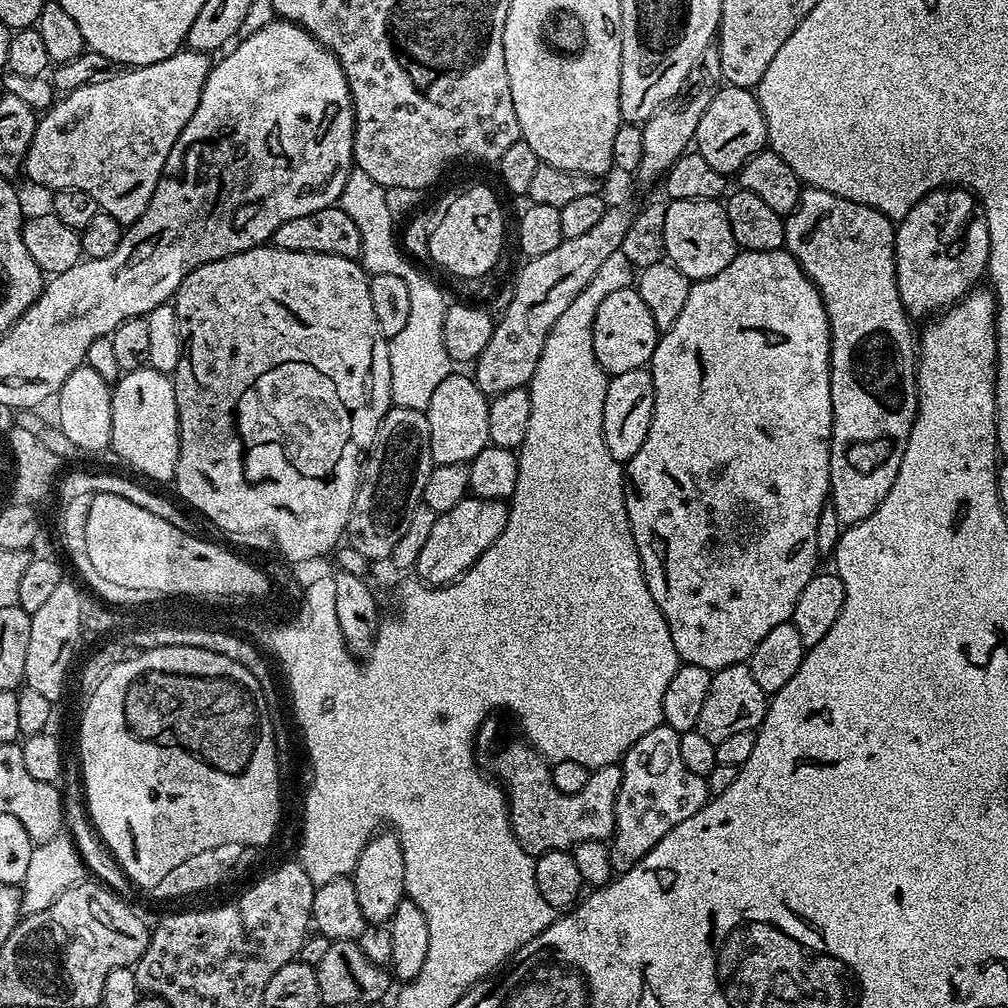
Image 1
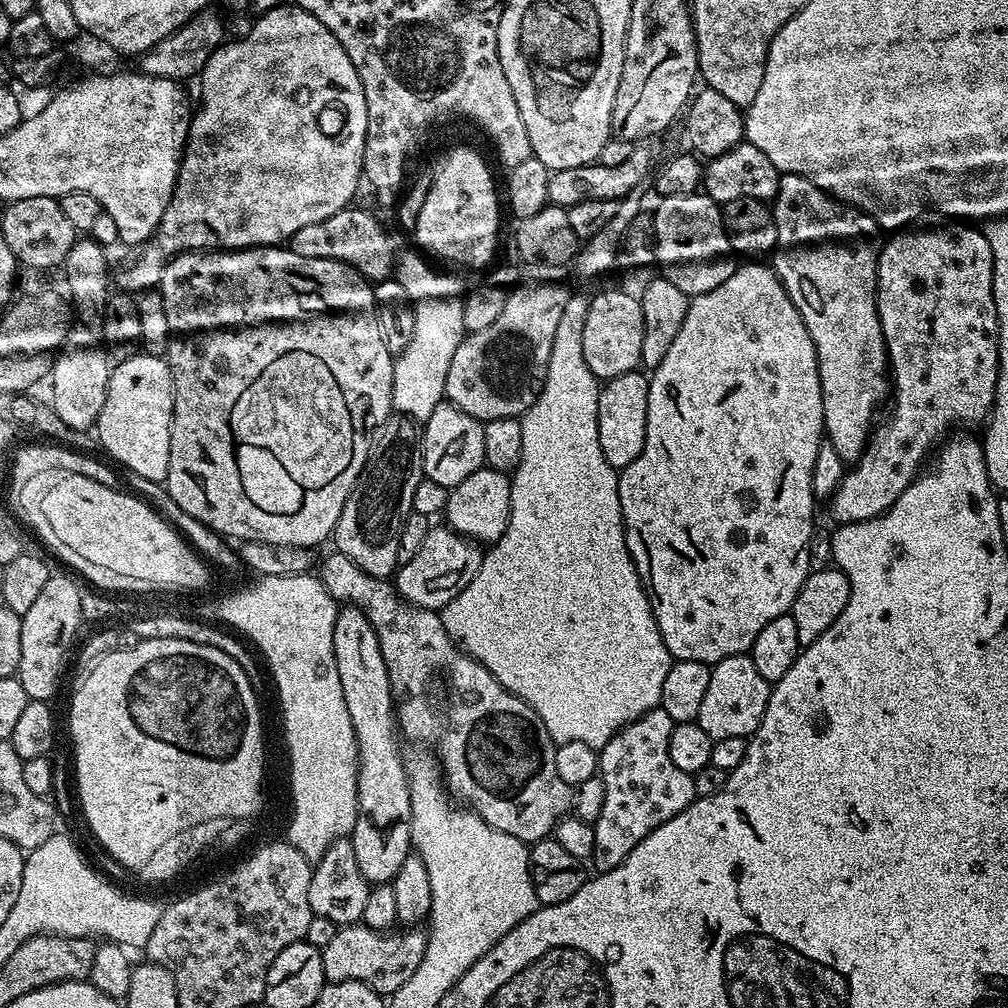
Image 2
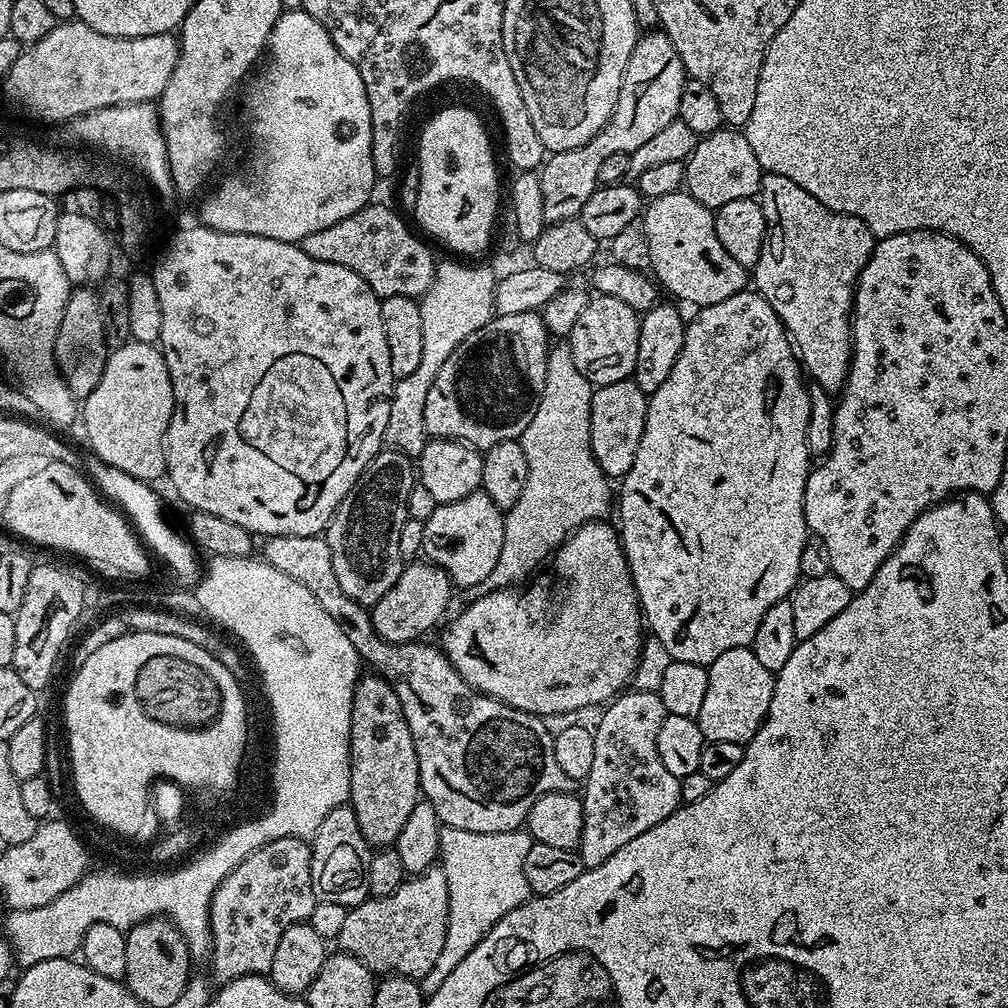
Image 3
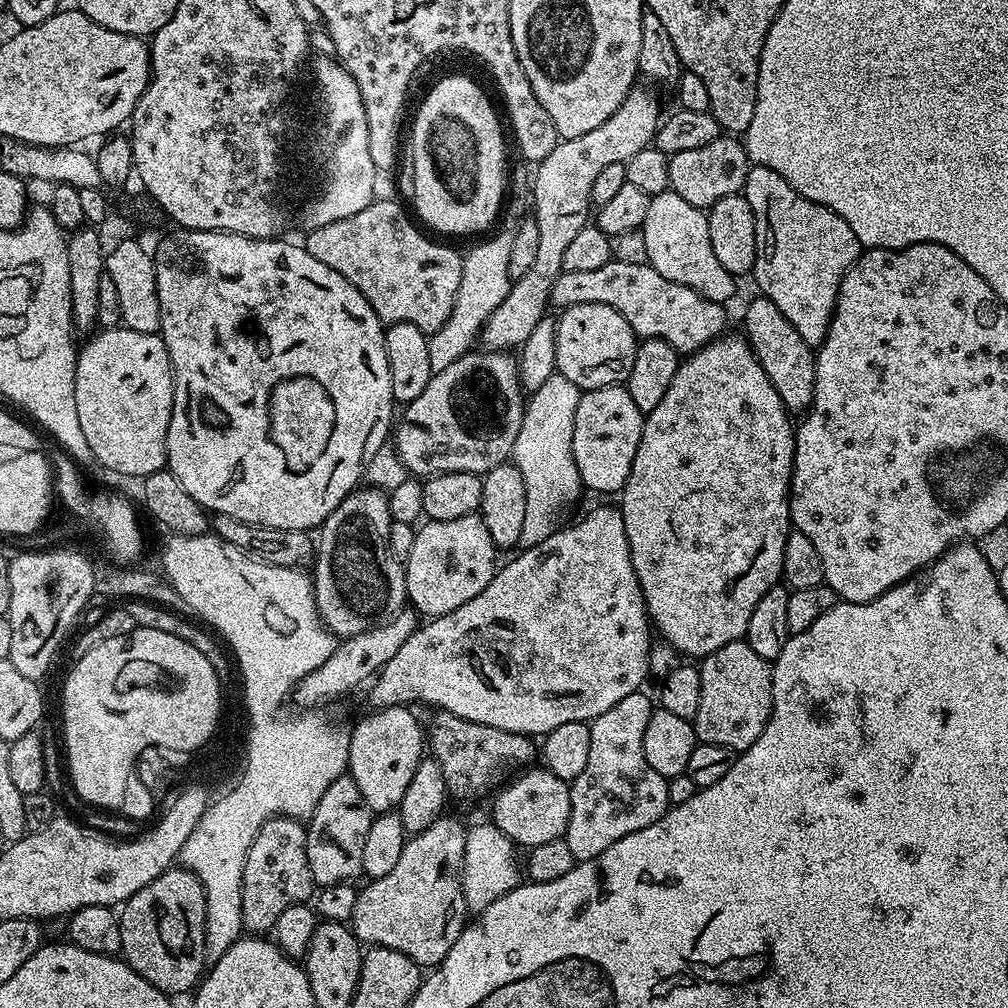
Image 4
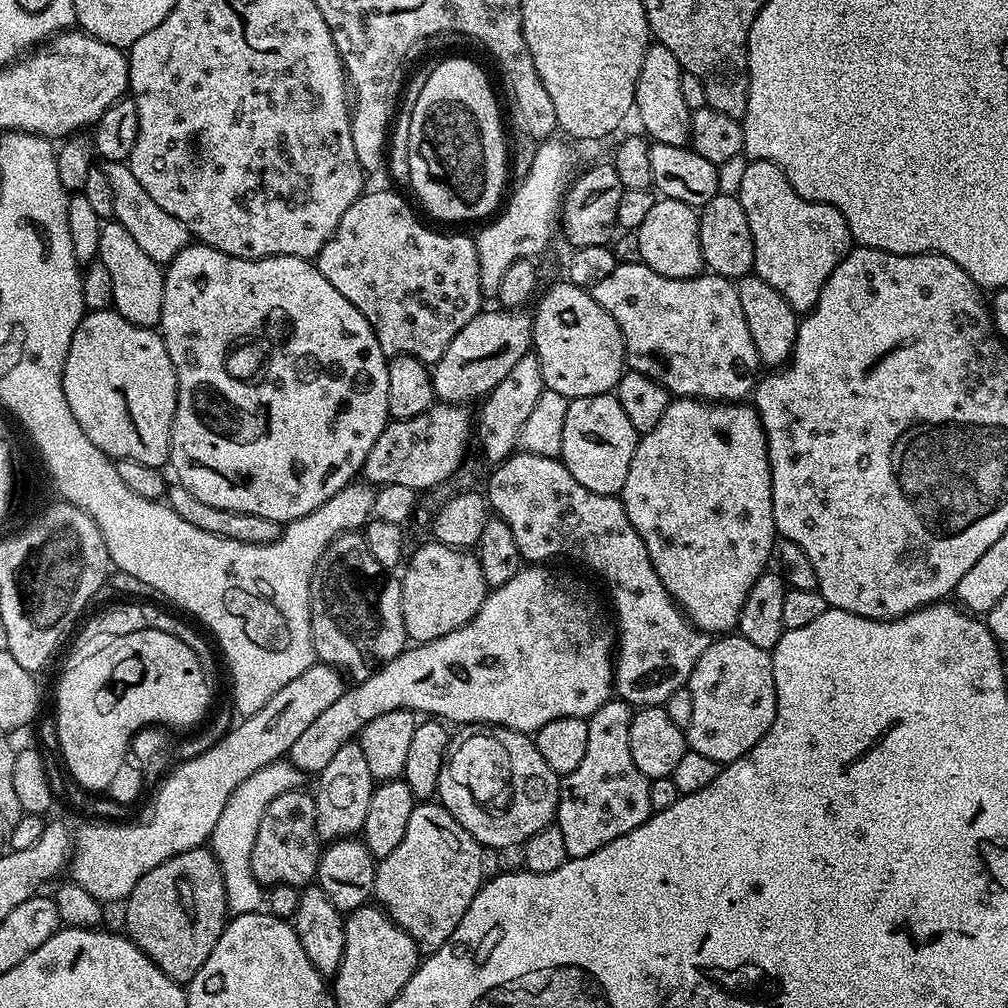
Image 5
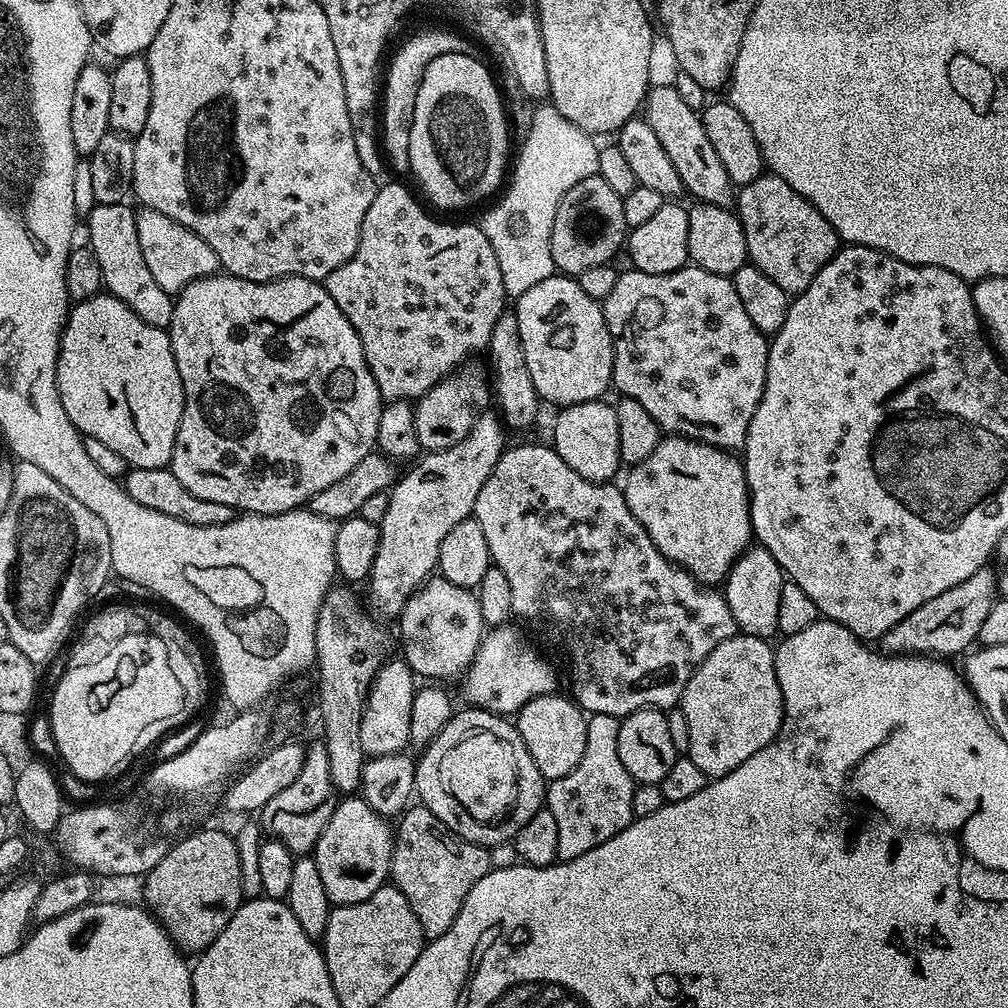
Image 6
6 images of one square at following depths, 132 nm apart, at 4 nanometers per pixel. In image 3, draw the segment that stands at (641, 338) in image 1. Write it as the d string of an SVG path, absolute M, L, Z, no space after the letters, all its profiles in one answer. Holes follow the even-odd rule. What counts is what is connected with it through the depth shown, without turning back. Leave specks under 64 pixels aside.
M593 295L586 310L574 322L574 330L566 343L574 354L574 366L593 386L626 380L632 376L634 362L638 362L638 330L640 316L626 302L613 296Z

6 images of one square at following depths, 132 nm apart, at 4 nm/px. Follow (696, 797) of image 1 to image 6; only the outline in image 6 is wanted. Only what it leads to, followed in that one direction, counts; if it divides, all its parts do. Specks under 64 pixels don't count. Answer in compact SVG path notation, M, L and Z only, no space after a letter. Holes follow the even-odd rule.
M591 713L586 726L586 750L582 762L562 778L551 781L546 788L546 806L558 825L557 861L573 860L602 842L610 842L614 834L632 823L632 799L636 781L630 770L622 766L618 755L618 730L621 717Z

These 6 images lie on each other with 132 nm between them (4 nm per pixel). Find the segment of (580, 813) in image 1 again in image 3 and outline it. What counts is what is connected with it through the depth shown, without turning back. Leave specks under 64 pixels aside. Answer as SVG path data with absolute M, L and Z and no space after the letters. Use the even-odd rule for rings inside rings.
M323 535L266 536L263 537L262 544L263 560L274 566L274 570L282 570L286 578L302 582L302 586L306 586L306 590L310 590L310 594L318 598L318 606L326 610L329 621L335 627L336 624L340 627L341 634L348 639L347 647L353 653L356 651L372 667L369 669L383 676L392 685L394 694L398 694L406 726L410 726L410 738L414 738L420 791L423 799L428 800L430 806L434 806L444 828L470 830L482 834L515 832L525 827L530 810L538 797L551 792L577 791L577 781L566 778L566 773L558 767L558 761L554 759L554 732L544 725L547 723L541 717L526 710L518 710L504 700L496 700L492 696L485 696L476 688L471 688L458 674L458 670L454 670L454 666L448 661L448 655L435 643L391 644L376 633L369 609L342 594L342 586L338 586L338 578L334 578L330 546Z

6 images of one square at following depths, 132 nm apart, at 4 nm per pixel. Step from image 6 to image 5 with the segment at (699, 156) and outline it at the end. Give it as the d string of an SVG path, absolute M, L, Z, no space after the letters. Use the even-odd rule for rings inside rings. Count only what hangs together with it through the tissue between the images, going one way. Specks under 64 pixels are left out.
M655 42L649 43L642 58L642 70L638 70L636 83L635 115L640 115L643 135L649 141L666 146L685 147L689 143L692 112L682 99L682 69L678 58L666 50L666 46Z

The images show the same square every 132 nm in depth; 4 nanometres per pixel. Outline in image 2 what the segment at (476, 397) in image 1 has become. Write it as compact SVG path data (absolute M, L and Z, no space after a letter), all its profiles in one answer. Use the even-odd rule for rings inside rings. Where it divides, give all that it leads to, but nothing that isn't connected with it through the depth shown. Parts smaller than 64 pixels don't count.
M445 402L436 407L434 414L430 414L430 418L422 424L422 462L427 480L451 490L458 486L458 482L470 478L474 470L485 467L483 433L481 421L470 418L470 414L458 410L453 404Z

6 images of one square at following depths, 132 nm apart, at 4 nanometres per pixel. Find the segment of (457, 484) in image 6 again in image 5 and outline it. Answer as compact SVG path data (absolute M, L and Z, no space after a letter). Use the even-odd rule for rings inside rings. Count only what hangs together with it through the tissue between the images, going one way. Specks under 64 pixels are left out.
M529 354L518 358L510 374L506 374L506 378L502 378L502 382L498 382L498 386L483 397L479 405L480 420L478 416L474 424L474 436L477 441L480 439L480 448L486 459L491 462L507 460L517 451L522 426L526 426L526 418L530 418L534 406L538 406L538 398L545 390L542 366L538 366L535 354Z

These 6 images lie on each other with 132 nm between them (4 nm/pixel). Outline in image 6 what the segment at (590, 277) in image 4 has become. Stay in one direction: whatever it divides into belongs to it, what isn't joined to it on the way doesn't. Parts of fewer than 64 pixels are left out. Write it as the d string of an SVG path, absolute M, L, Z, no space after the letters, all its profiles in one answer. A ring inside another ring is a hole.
M685 266L670 274L646 274L633 271L617 275L614 290L602 301L606 326L612 335L612 382L611 387L626 398L634 398L658 422L661 433L674 436L685 436L703 444L725 450L743 449L746 430L750 426L750 418L754 418L754 410L758 410L758 402L762 398L762 390L766 386L766 362L768 361L769 337L759 332L750 322L750 314L746 314L746 306L742 306L742 298L738 298L738 290L734 290L731 279L727 276L710 274L710 270L702 270L695 266Z

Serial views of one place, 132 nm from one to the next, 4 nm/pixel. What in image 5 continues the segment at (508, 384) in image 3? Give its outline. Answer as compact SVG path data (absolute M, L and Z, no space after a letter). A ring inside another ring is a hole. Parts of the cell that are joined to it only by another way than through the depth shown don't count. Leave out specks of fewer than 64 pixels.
M436 402L427 412L409 420L389 419L382 434L378 434L378 442L366 454L363 479L373 486L397 484L417 490L446 483L463 466L468 439L474 436L474 420L468 417L468 410L459 404Z

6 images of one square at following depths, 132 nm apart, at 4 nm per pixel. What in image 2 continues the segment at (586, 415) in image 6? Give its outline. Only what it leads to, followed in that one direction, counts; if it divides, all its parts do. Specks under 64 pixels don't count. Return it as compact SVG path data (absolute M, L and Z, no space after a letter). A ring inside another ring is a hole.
M640 370L603 381L598 394L598 446L602 446L602 458L606 458L614 469L630 466L630 462L642 454L642 446L646 442L648 382L649 377Z

